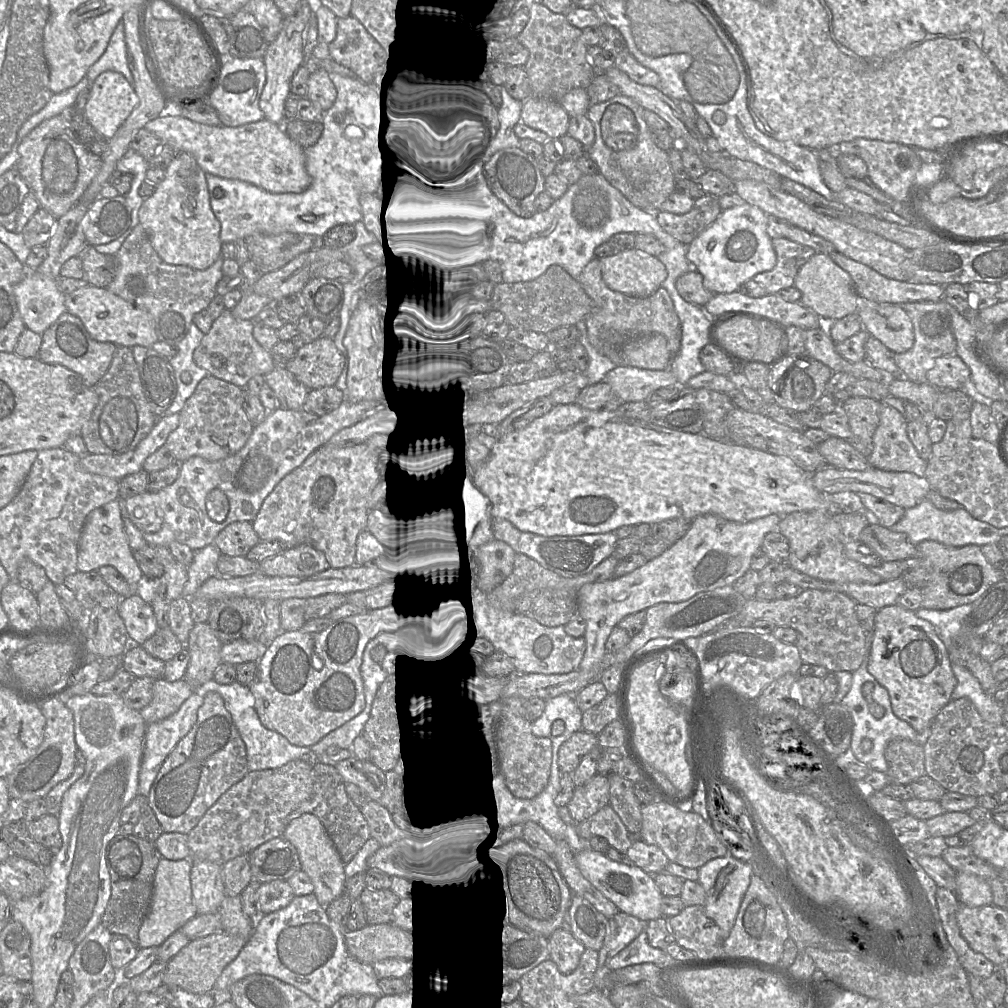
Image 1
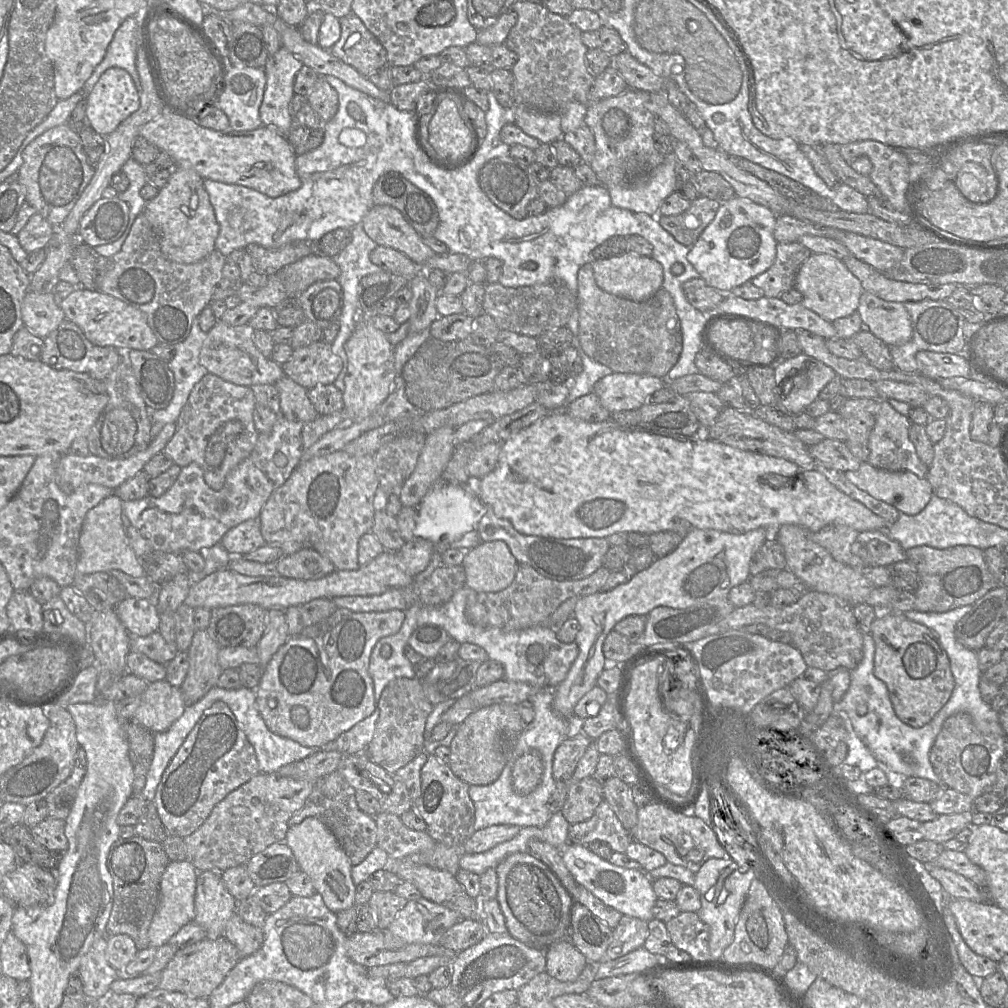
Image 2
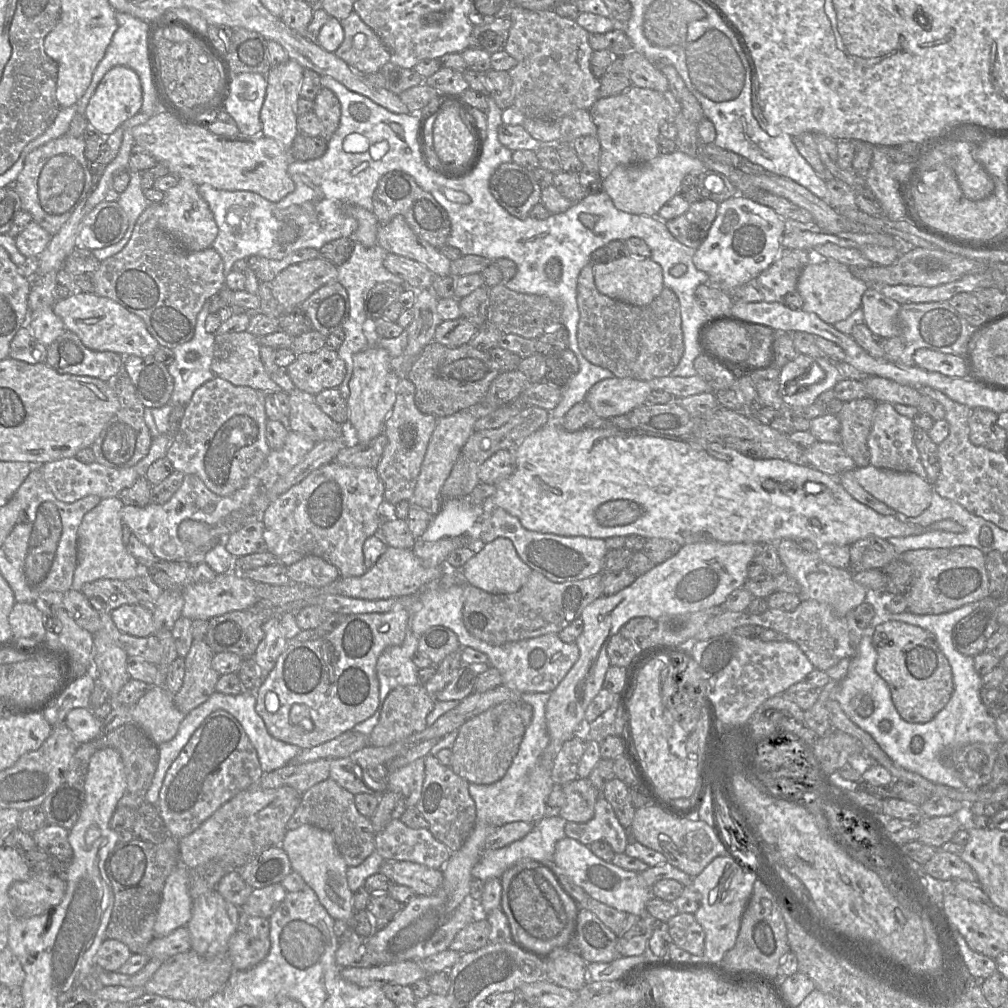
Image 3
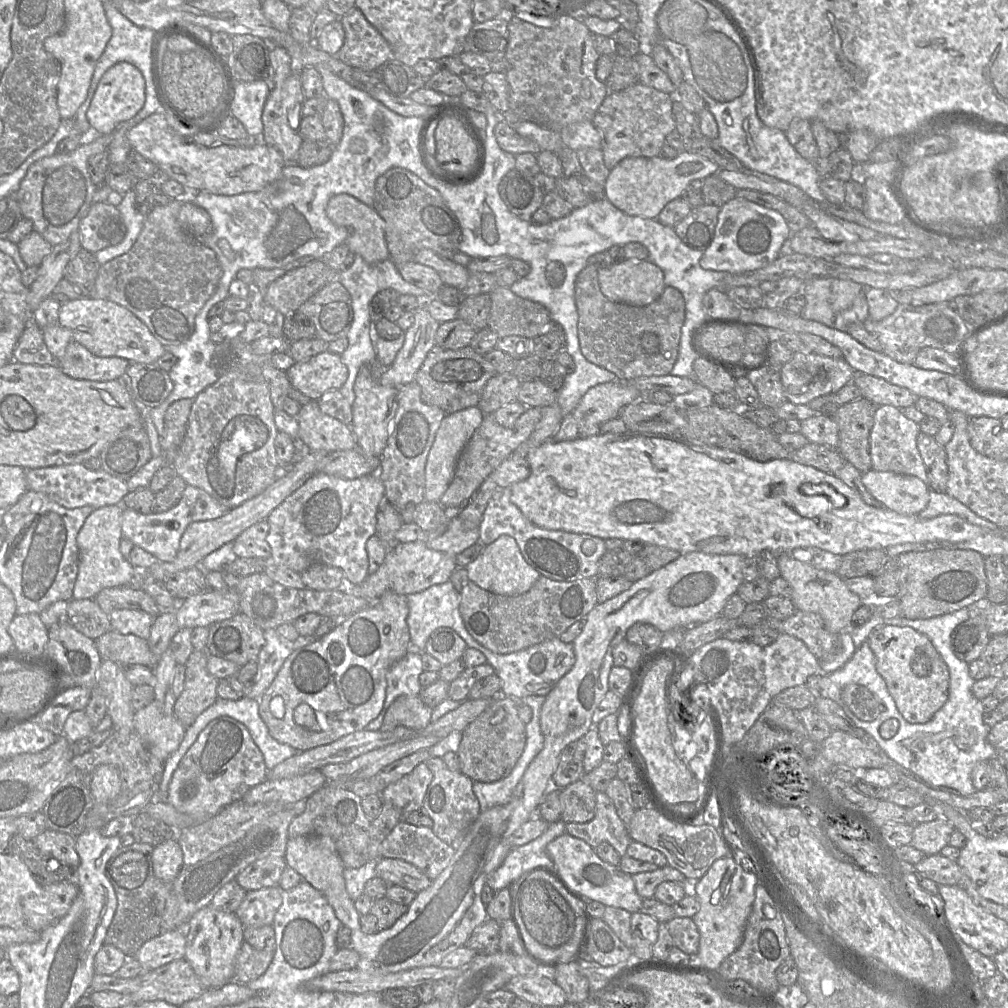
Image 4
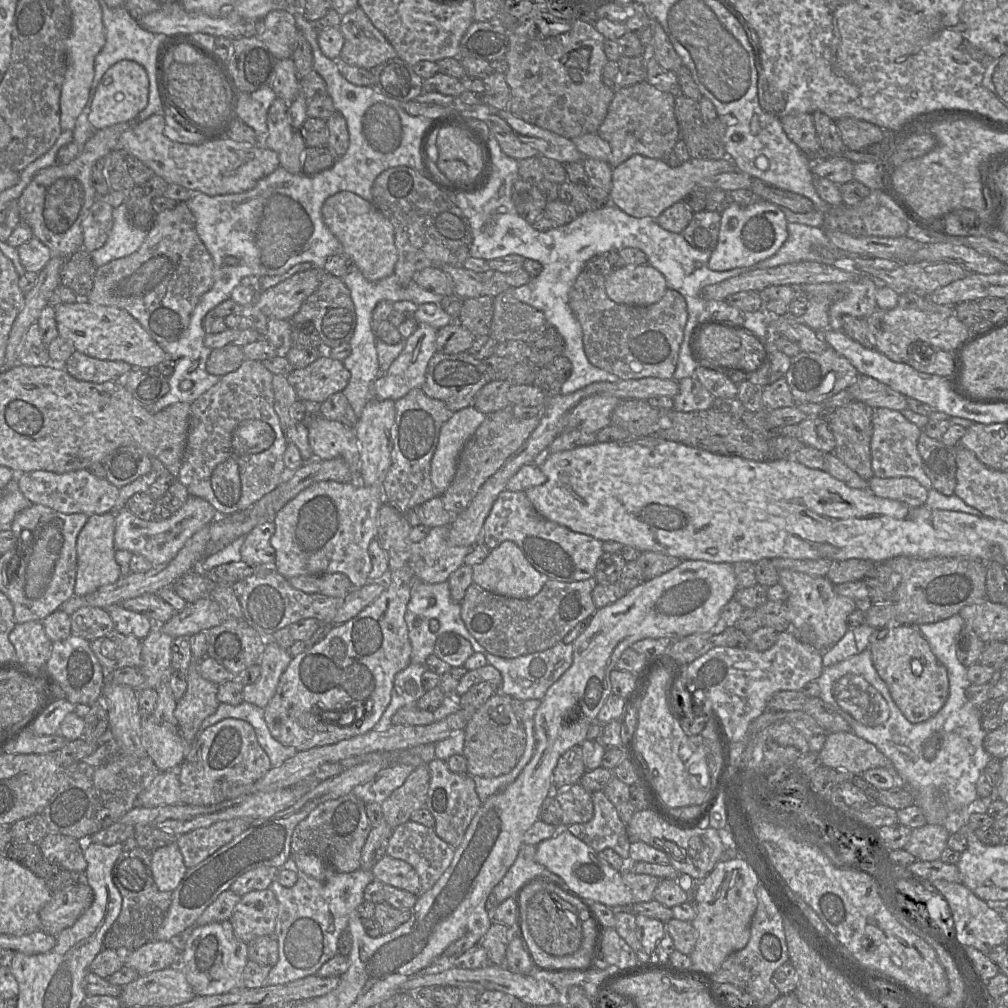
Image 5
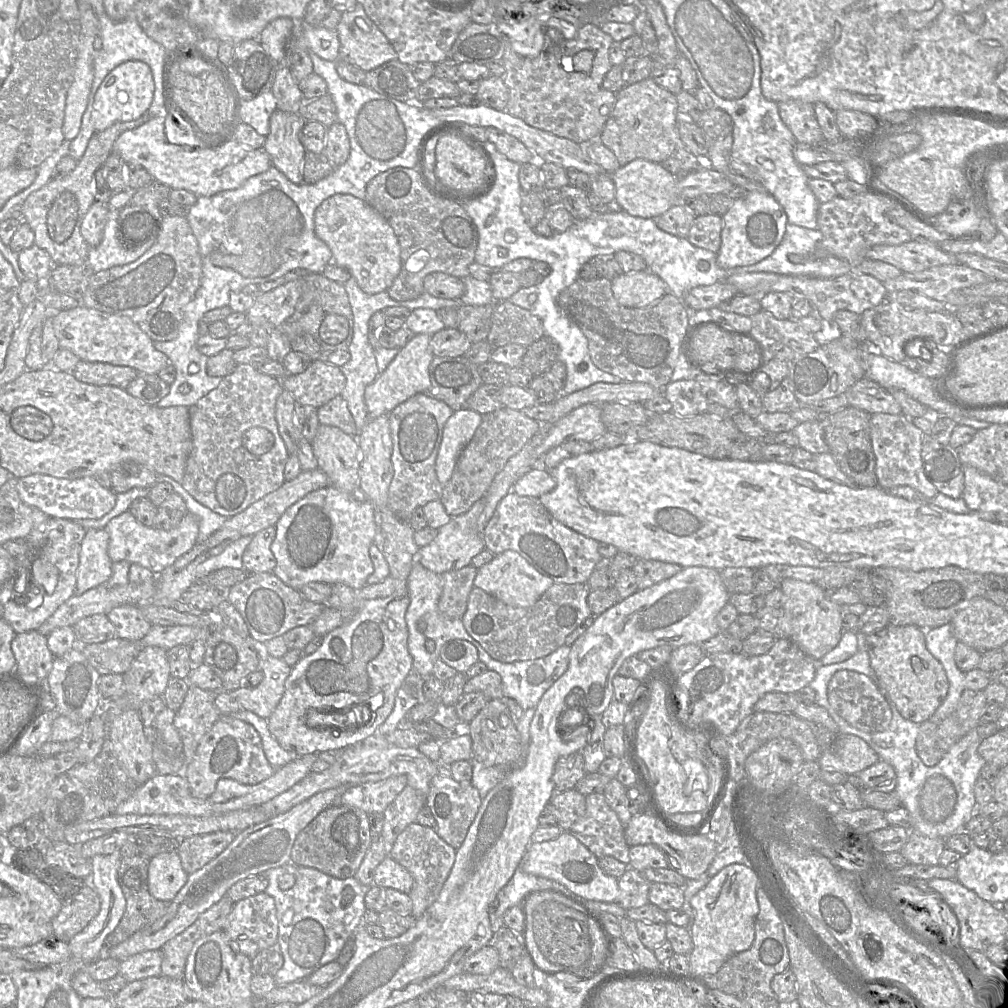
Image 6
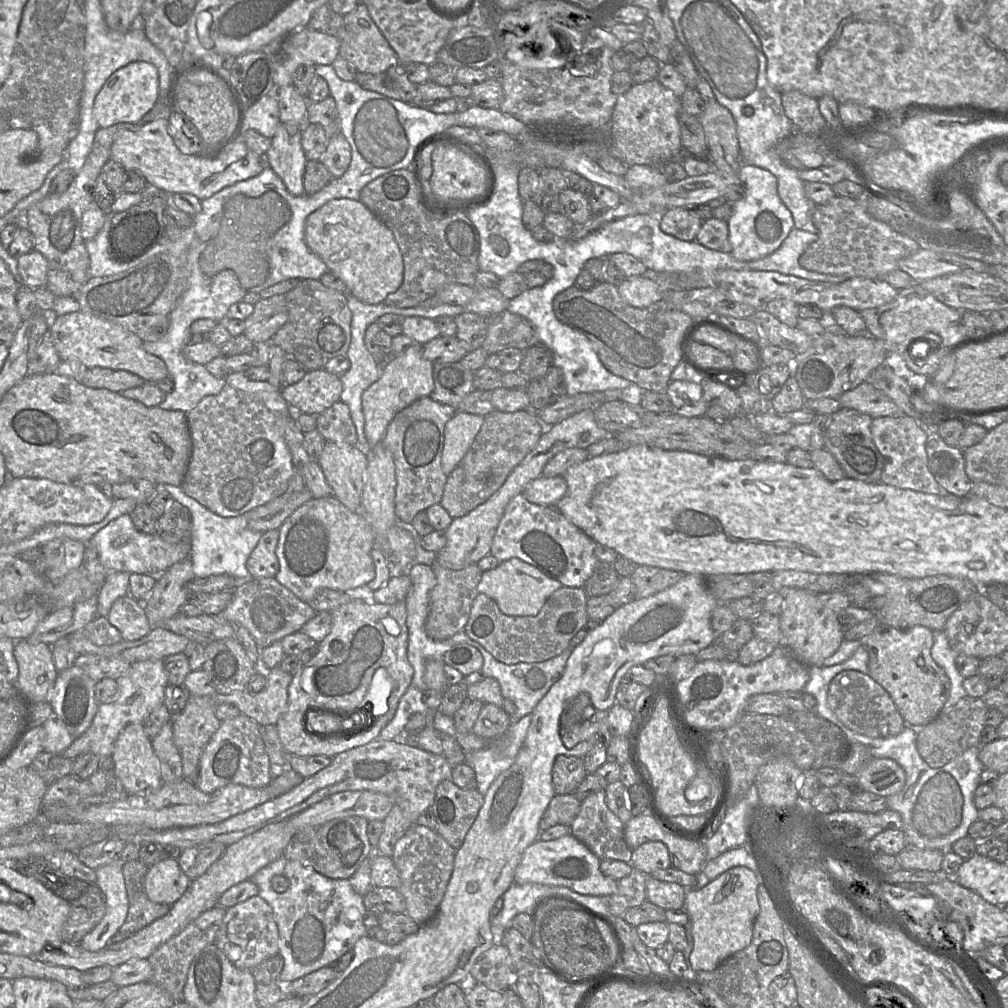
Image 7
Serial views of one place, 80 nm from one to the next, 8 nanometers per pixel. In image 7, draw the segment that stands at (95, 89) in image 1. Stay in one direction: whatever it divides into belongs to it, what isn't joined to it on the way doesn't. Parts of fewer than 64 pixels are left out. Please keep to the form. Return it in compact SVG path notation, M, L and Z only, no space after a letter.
M131 62L112 73L96 95L93 116L99 128L118 123L140 123L158 99L159 76L157 68L148 62Z

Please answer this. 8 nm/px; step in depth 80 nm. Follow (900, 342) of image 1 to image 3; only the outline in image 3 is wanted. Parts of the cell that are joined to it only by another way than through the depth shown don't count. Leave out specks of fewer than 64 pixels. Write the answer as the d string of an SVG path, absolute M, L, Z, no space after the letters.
M873 288L862 296L864 323L876 335L888 339L901 333L899 311L901 305Z

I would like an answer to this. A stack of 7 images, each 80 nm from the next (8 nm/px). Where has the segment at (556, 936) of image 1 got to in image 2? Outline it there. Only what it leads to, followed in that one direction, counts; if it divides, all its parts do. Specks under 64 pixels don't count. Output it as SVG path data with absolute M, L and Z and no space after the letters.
M569 939L559 940L545 948L545 971L562 982L574 981L582 973L587 959Z

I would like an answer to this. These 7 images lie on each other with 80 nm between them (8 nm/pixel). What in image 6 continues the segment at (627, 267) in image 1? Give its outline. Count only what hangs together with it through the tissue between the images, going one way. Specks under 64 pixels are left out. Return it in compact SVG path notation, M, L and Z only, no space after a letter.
M648 269L623 272L611 281L611 287L618 303L629 308L650 306L668 292L664 281Z

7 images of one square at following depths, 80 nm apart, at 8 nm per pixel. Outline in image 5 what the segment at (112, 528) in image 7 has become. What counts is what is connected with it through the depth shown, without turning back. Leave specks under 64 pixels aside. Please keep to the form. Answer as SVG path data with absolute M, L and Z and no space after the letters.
M189 495L185 504L172 516L162 521L142 520L127 508L115 517L114 548L127 550L145 557L152 565L164 564L175 558L185 542L198 530L217 519L216 509L205 499Z

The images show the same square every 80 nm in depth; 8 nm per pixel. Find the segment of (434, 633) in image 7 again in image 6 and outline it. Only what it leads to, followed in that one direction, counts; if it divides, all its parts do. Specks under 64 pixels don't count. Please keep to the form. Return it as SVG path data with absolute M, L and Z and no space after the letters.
M468 565L457 571L449 571L441 575L443 588L438 607L445 617L462 618L467 609L468 597L474 587L476 574L477 568Z

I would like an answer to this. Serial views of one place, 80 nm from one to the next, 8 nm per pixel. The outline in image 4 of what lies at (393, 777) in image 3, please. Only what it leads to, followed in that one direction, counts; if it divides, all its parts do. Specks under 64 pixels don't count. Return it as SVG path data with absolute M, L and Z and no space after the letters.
M426 762L417 765L409 774L398 781L389 784L381 793L383 803L393 805L400 813L402 820L410 813L422 808L427 788L433 778L433 774Z

